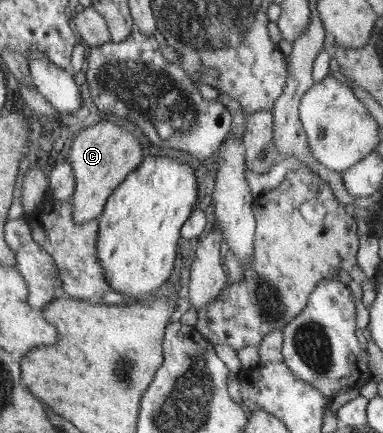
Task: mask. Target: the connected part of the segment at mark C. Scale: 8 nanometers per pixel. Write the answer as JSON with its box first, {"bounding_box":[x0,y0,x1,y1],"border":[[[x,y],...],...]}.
{"bounding_box":[68,118,143,225],"border":[[[104,118],[93,127],[84,128],[73,142],[68,160],[75,175],[75,192],[70,199],[74,225],[86,225],[85,221],[100,217],[108,198],[115,192],[126,176],[134,173],[143,161],[142,145],[121,121]]]}

